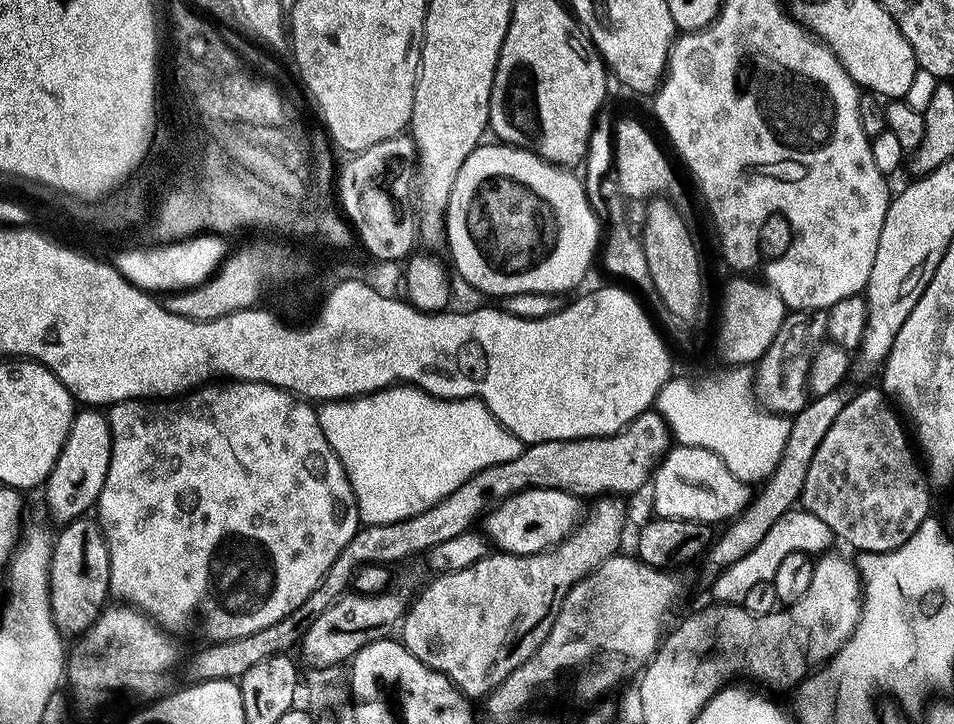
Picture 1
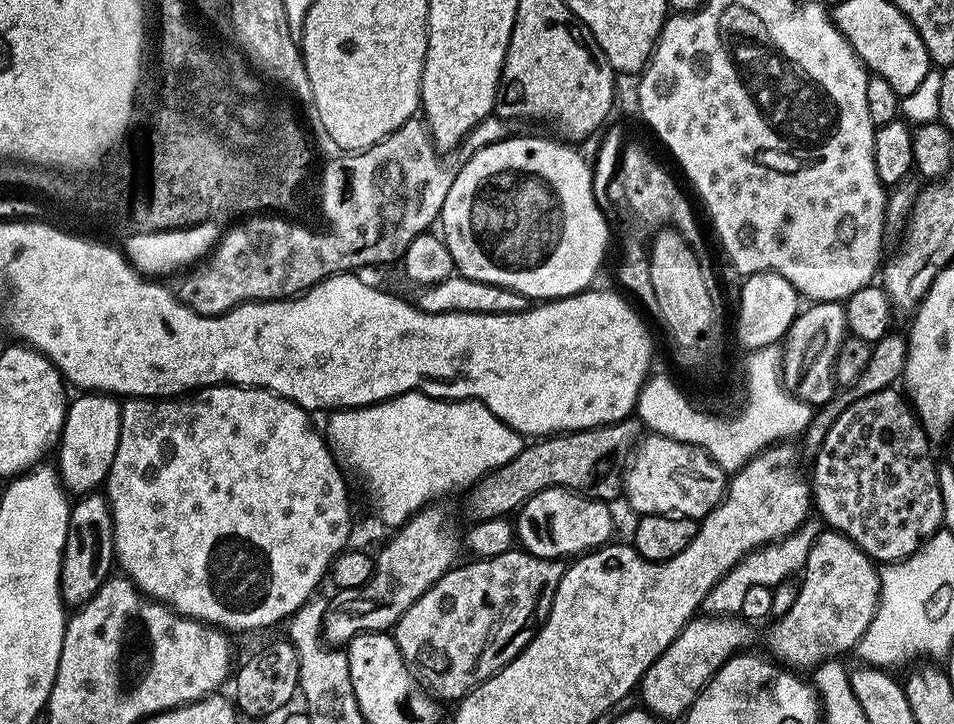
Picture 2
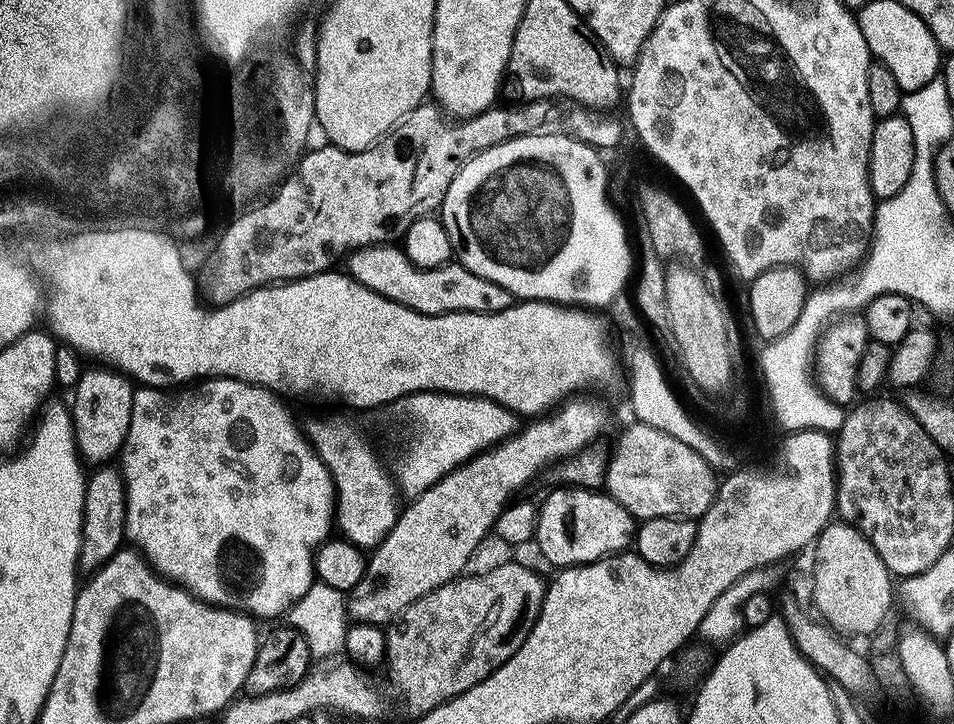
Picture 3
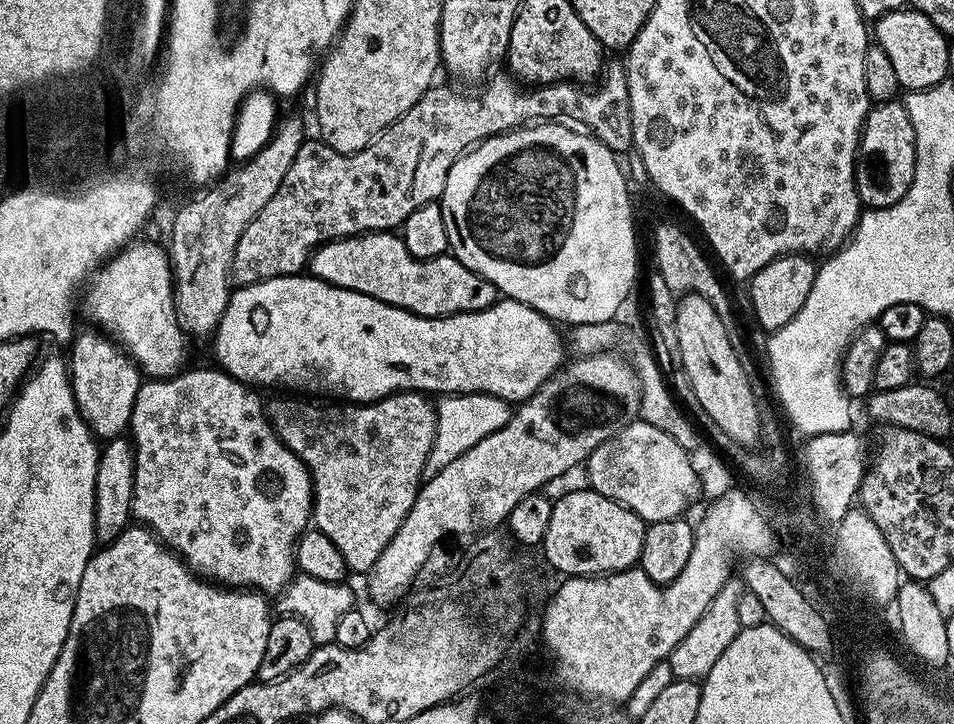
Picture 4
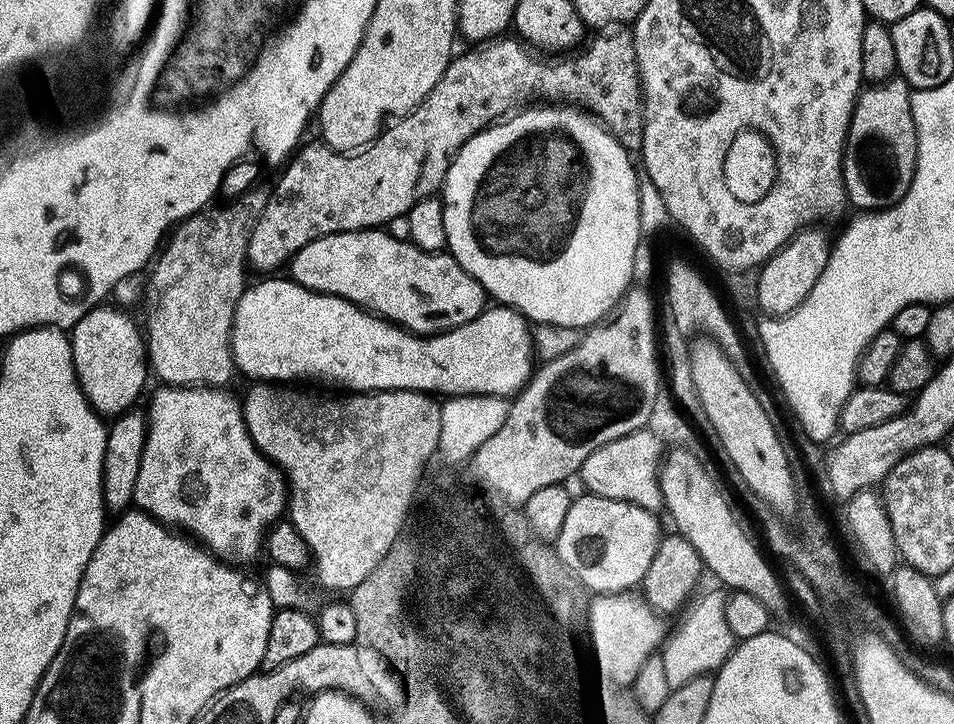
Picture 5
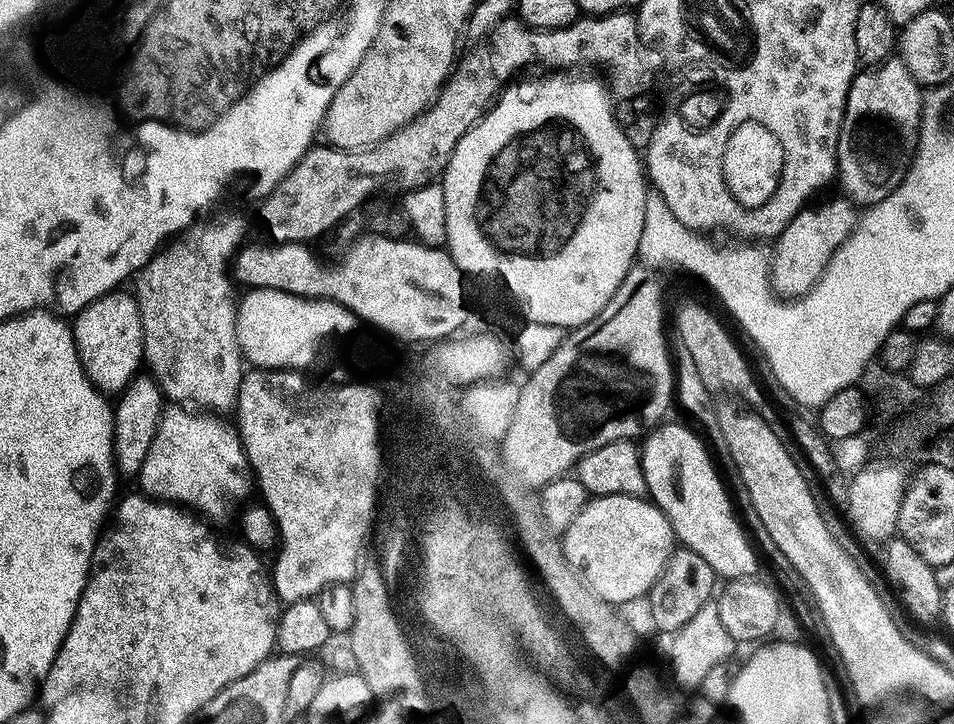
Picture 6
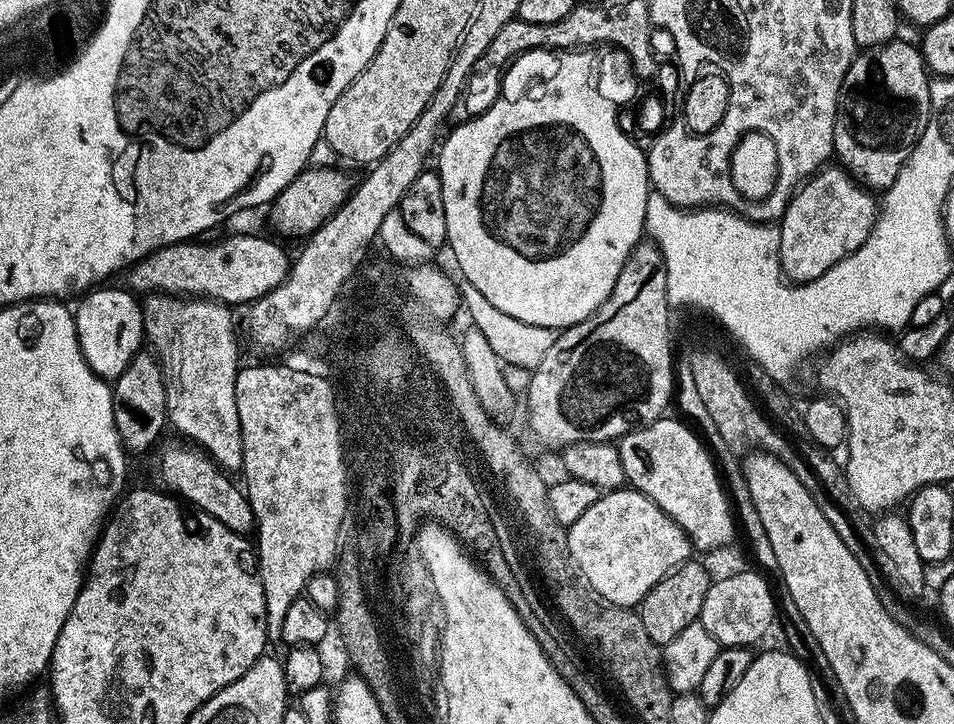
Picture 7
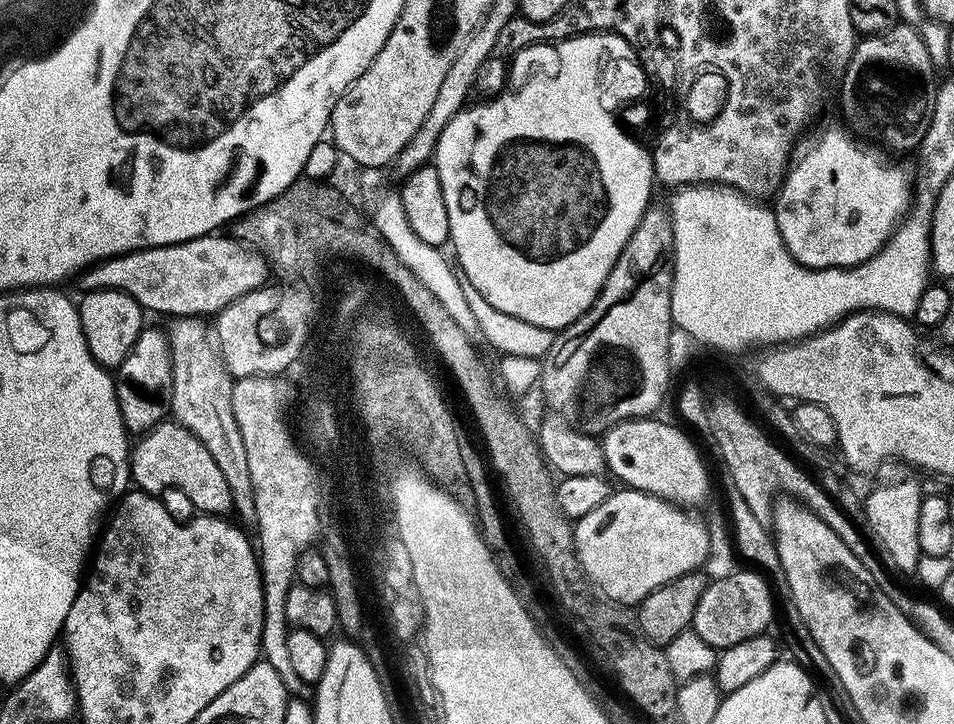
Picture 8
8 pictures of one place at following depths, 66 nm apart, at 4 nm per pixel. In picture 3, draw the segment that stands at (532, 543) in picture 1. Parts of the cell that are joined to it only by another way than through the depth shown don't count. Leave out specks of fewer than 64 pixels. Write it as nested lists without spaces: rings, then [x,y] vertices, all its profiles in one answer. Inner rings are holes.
[[[556,486],[556,489],[545,498],[544,501],[539,501],[538,511],[536,513],[536,533],[534,537],[534,544],[540,547],[540,552],[555,566],[571,566],[574,564],[589,564],[595,560],[600,560],[604,556],[614,556],[617,552],[625,551],[633,543],[634,540],[634,517],[632,517],[627,508],[623,508],[620,503],[613,496],[605,494],[600,490],[593,490],[591,488],[573,488],[571,486]]]

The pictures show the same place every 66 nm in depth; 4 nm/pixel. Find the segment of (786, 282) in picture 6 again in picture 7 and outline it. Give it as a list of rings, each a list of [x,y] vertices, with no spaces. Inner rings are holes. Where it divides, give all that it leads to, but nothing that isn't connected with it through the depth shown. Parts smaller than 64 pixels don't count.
[[[825,166],[812,177],[811,180],[804,181],[796,194],[793,196],[788,209],[778,221],[780,229],[780,267],[784,270],[784,275],[789,281],[797,284],[805,284],[807,280],[818,278],[830,270],[842,258],[846,258],[852,252],[856,252],[867,242],[872,235],[872,227],[876,225],[878,215],[878,204],[874,199],[873,193],[869,189],[859,185],[843,167]]]

